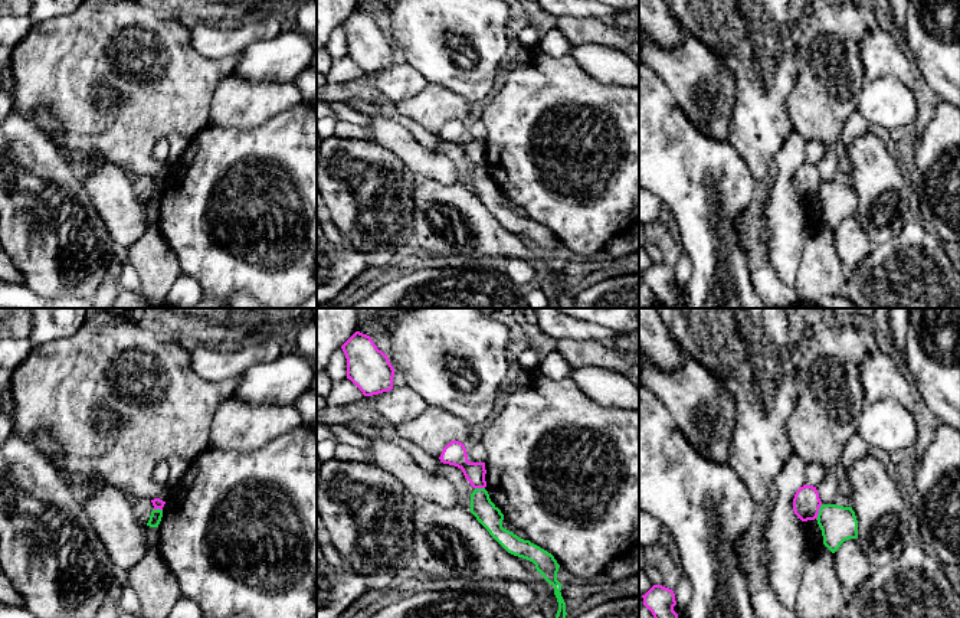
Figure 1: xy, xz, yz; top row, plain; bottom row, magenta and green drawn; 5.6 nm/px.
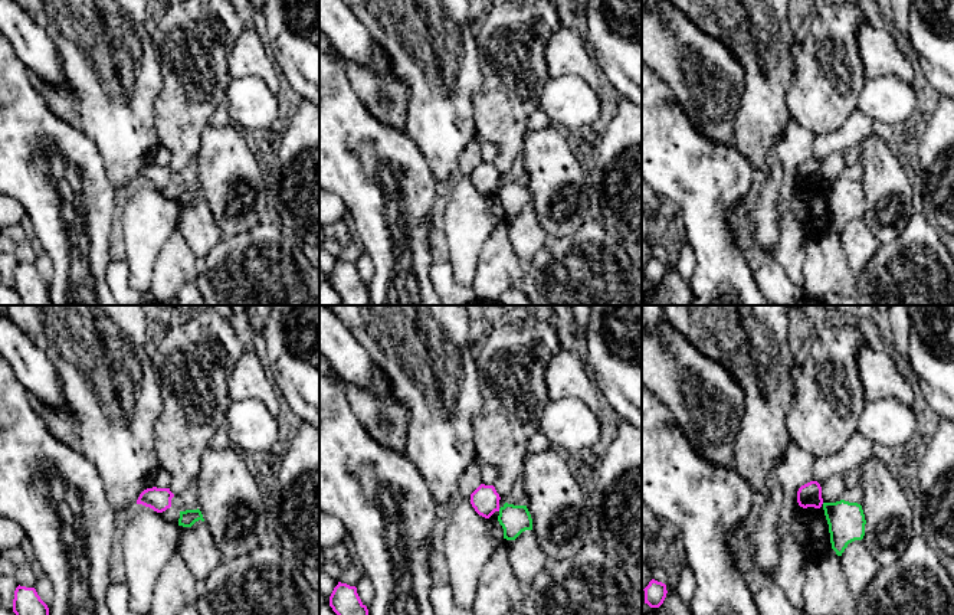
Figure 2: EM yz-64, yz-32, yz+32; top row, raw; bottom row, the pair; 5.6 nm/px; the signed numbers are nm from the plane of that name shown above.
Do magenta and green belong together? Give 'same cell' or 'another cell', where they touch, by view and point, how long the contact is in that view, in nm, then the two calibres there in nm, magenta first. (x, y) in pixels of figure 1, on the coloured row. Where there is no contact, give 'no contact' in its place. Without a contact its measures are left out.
another cell; contact yz (818, 512); length 90 nm; calibres 160 and 200 nm

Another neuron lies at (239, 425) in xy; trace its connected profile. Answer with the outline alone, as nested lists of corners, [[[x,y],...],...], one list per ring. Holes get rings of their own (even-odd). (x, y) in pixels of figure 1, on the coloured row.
[[[225,399],[212,421],[209,448],[252,452],[271,439],[302,425],[295,405],[265,405]]]

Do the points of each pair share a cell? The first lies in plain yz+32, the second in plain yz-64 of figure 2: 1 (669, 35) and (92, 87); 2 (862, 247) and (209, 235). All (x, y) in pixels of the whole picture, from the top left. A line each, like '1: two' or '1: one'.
1: two
2: one

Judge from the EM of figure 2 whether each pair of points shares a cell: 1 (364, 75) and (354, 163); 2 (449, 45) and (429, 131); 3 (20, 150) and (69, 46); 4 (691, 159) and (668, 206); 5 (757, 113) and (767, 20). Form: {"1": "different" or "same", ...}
{"1": "different", "2": "same", "3": "different", "4": "different", "5": "same"}

